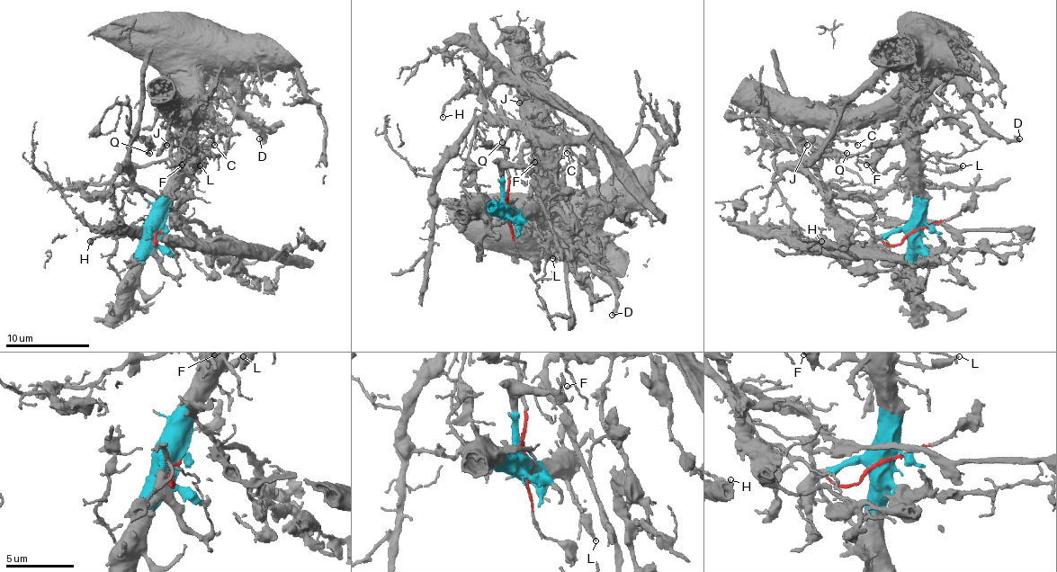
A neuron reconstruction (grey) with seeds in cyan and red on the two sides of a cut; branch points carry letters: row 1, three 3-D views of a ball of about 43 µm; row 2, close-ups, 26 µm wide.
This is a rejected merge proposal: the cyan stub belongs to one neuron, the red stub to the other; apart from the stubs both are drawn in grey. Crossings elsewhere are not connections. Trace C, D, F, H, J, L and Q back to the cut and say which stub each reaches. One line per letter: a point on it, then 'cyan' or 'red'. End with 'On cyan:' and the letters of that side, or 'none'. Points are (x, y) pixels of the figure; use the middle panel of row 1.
C: place (567, 153); cyan
D: place (612, 315); cyan
F: place (534, 162); cyan
H: place (443, 117); red
J: place (519, 102); cyan
L: place (552, 258); cyan
Q: place (502, 142); red
On cyan: C, D, F, J, L

